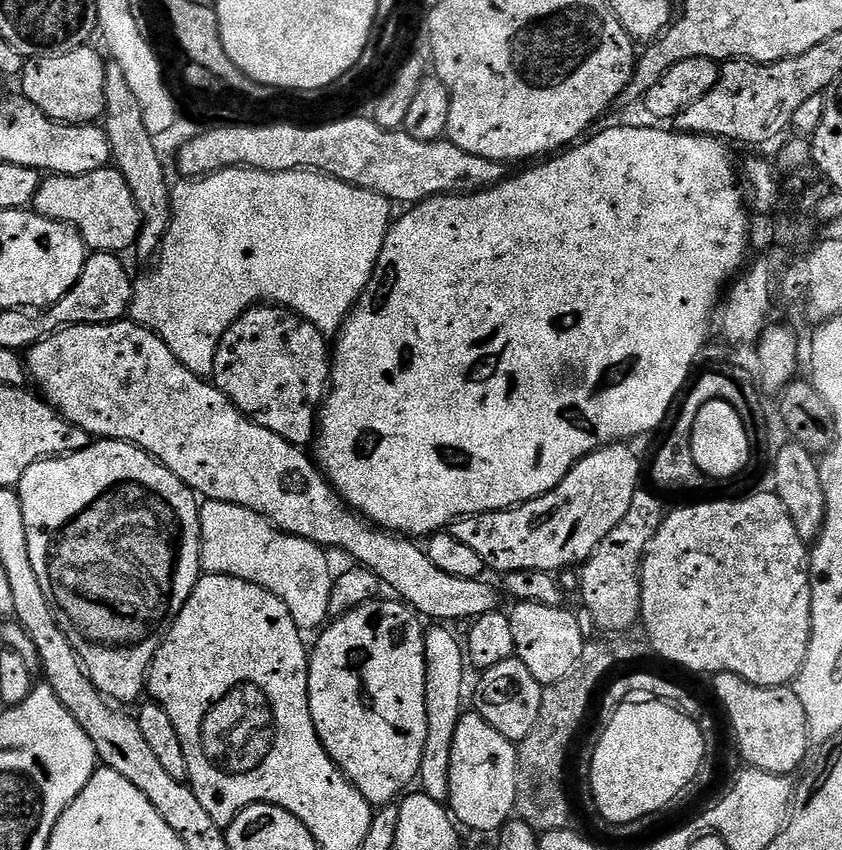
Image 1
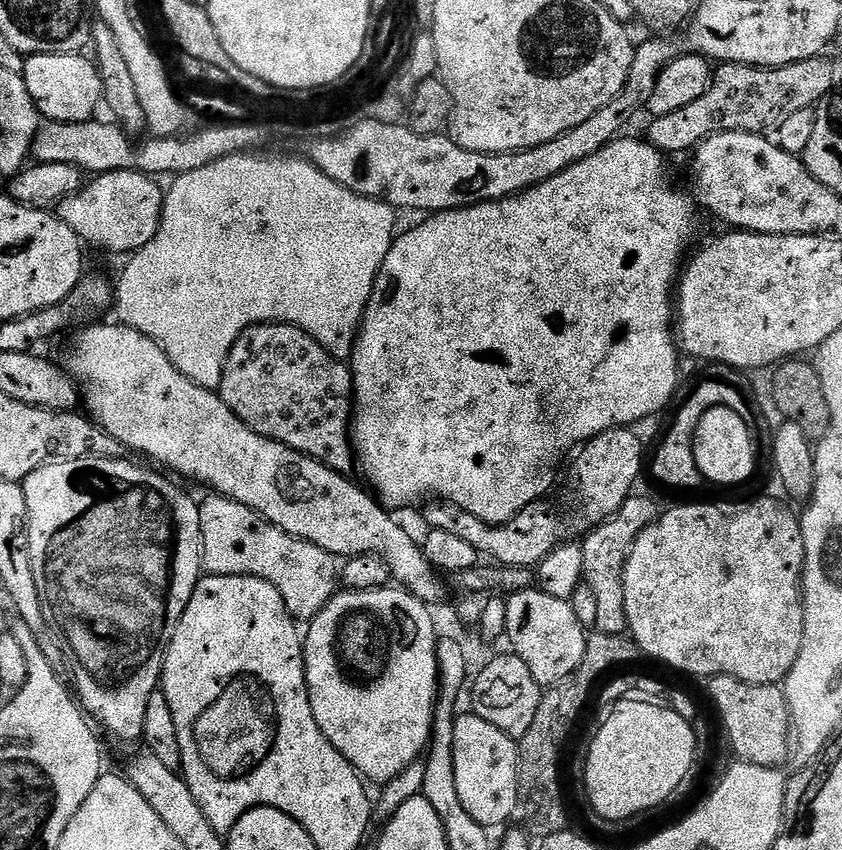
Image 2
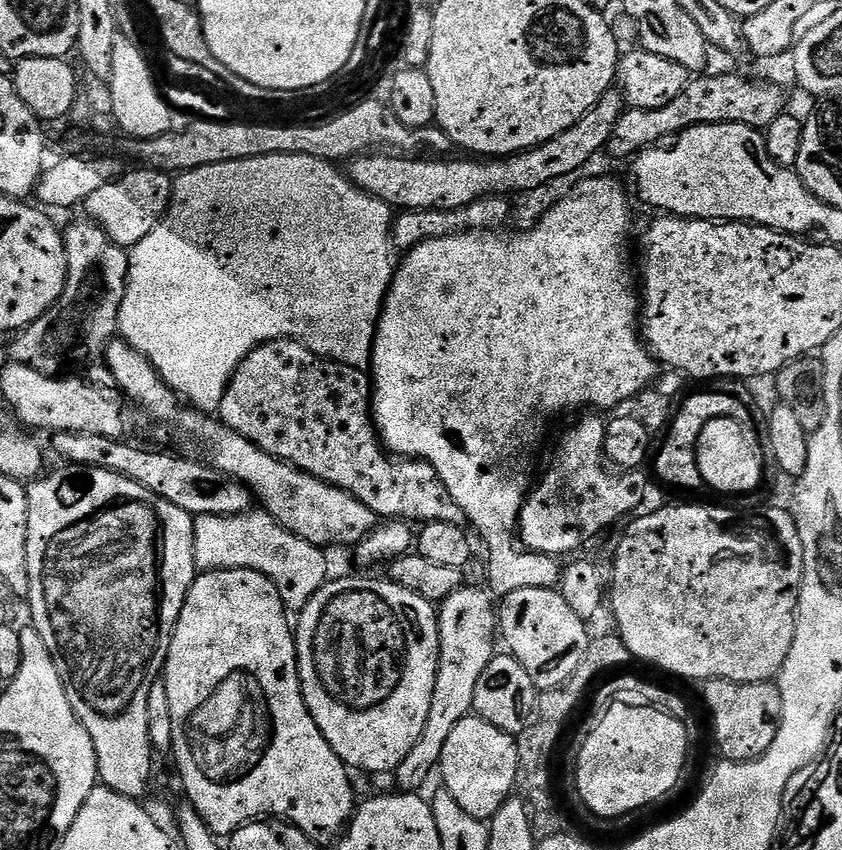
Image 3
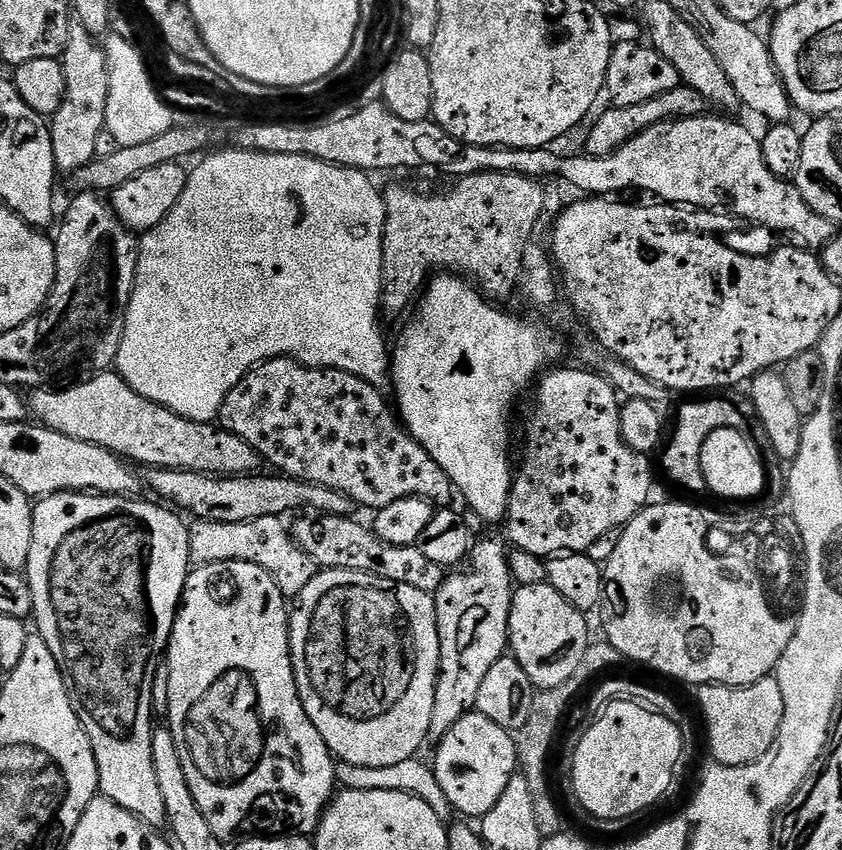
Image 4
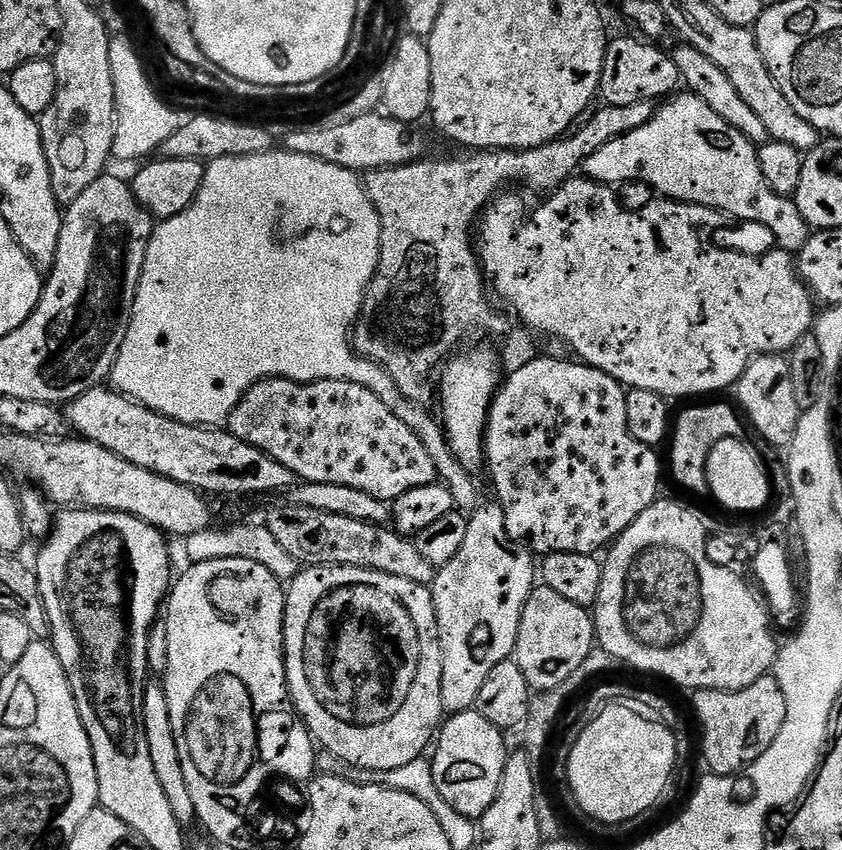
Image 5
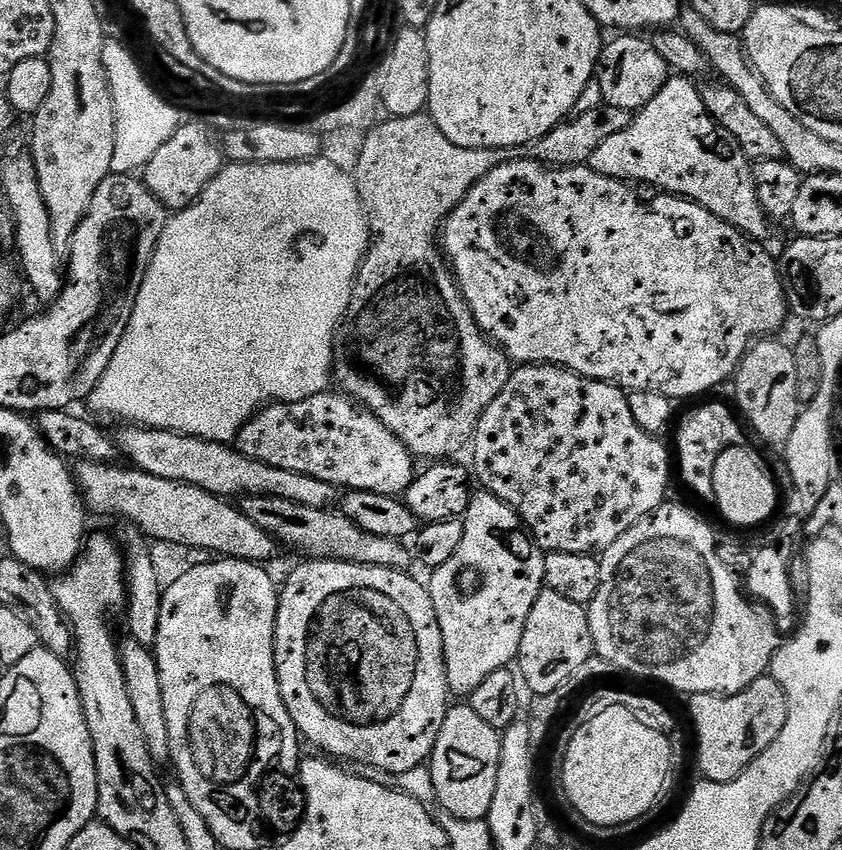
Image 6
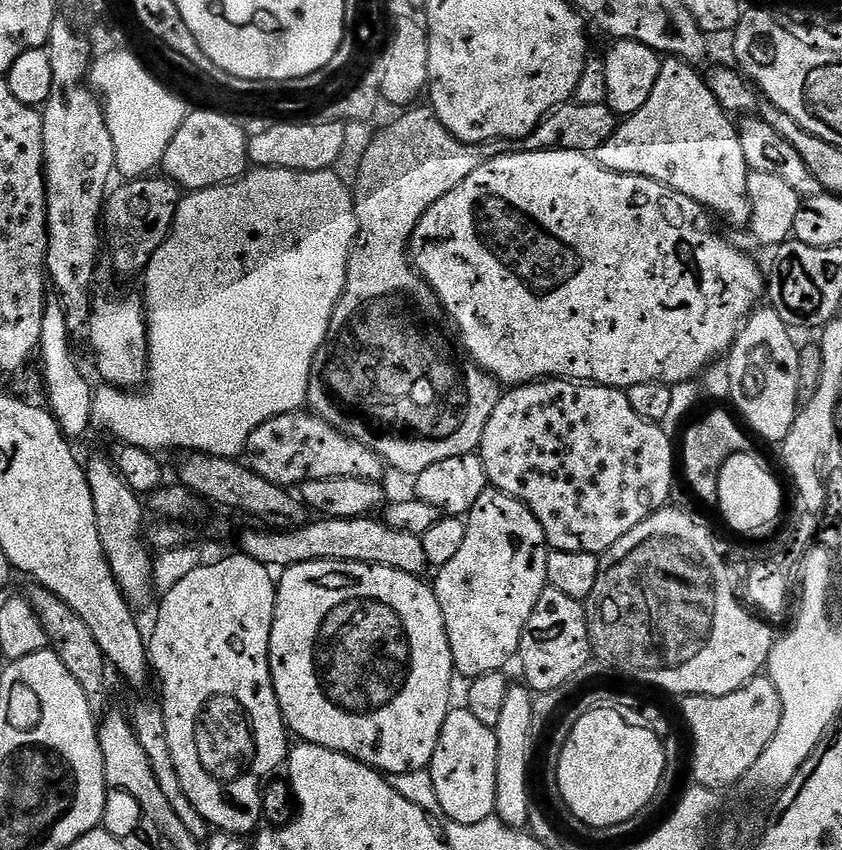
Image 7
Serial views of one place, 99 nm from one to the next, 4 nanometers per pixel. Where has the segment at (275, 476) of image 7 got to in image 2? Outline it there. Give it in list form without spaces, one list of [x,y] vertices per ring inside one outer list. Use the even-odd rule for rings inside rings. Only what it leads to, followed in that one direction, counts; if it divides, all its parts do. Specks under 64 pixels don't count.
[[[256,324],[240,334],[238,342],[224,360],[224,373],[218,389],[220,401],[254,434],[277,440],[290,450],[322,462],[335,472],[351,473],[354,453],[350,421],[354,411],[352,369],[343,360],[335,360],[317,340],[301,328],[289,324]],[[432,502],[423,509],[424,520],[428,523],[427,527],[431,530],[446,530],[449,534],[454,534],[458,538],[463,538],[470,546],[474,546],[474,550],[481,557],[489,556],[489,561],[495,562],[497,565],[505,564],[511,568],[531,568],[535,569],[536,564],[543,565],[548,555],[571,534],[572,528],[559,516],[556,512],[548,512],[547,503],[537,502],[531,504],[529,508],[523,508],[513,520],[505,524],[487,524],[478,518],[474,518],[474,514],[470,514],[466,510],[462,510],[458,506],[447,502]]]

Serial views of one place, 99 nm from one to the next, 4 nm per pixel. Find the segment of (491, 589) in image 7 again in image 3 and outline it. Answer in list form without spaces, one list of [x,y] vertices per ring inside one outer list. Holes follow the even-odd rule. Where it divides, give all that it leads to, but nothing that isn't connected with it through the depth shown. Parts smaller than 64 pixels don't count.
[[[471,586],[460,588],[439,605],[438,619],[440,667],[436,669],[430,714],[426,718],[422,738],[414,742],[414,750],[410,750],[406,758],[402,758],[395,771],[395,787],[404,794],[419,793],[420,787],[439,769],[446,738],[450,738],[454,726],[458,726],[458,722],[462,722],[462,718],[466,718],[473,711],[472,703],[478,678],[482,678],[482,670],[490,666],[492,657],[498,652],[498,608],[490,591]]]

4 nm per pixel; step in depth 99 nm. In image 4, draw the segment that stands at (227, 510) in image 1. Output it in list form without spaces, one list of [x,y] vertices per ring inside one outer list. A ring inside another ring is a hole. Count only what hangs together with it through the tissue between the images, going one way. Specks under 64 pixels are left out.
[[[275,516],[274,518],[254,518],[254,522],[206,522],[196,520],[188,529],[190,554],[197,565],[214,562],[250,562],[262,566],[270,578],[282,590],[285,598],[294,598],[310,586],[316,576],[318,565],[312,561],[310,554],[296,544],[289,525]]]

